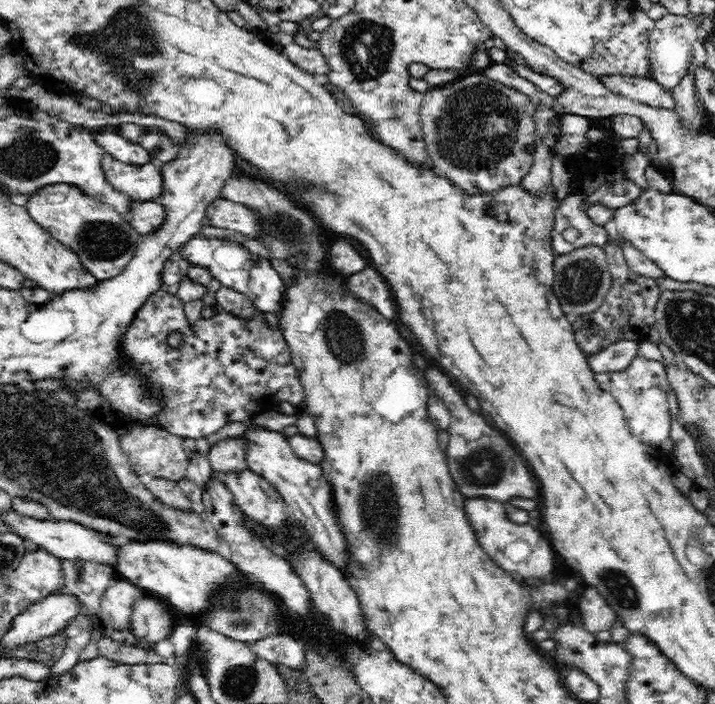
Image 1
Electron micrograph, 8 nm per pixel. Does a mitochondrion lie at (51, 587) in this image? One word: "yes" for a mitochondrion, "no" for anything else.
no

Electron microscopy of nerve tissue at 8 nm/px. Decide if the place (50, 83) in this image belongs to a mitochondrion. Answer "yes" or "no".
no

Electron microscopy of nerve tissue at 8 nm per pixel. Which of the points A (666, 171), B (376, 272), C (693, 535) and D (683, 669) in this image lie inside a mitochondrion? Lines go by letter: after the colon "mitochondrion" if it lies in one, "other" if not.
A: other
B: other
C: other
D: other

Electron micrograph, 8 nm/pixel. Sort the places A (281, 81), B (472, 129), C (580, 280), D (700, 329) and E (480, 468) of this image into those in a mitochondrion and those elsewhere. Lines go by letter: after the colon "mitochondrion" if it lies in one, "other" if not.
A: other
B: mitochondrion
C: mitochondrion
D: mitochondrion
E: mitochondrion

